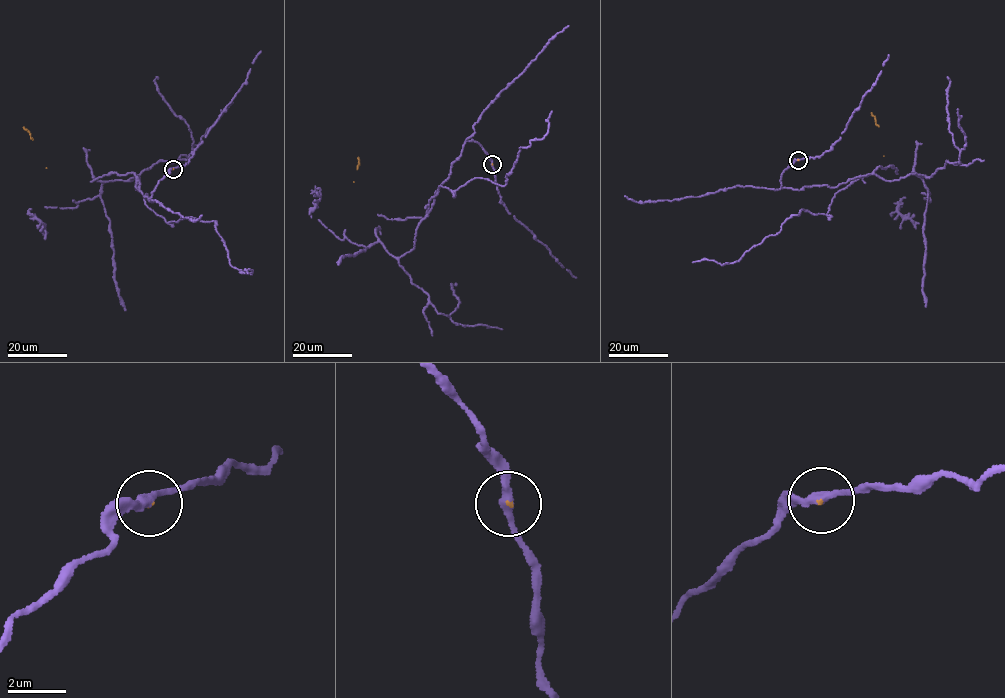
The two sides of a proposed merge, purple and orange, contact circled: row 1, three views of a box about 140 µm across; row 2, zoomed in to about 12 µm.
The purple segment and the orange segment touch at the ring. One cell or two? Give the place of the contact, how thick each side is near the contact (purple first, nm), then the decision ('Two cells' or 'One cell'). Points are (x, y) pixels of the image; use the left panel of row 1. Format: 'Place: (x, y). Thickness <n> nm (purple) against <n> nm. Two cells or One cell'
Place: (173, 169). Thickness 280 nm (purple) against 60 nm. One cell

